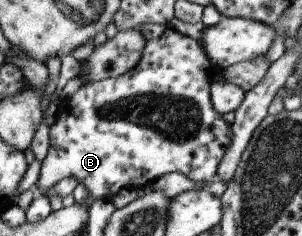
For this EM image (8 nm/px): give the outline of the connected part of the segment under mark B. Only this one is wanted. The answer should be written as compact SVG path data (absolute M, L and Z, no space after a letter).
M151 24L147 27L136 28L136 30L139 30L139 34L145 38L145 46L143 46L141 58L139 58L139 62L135 64L135 68L131 68L129 72L125 72L125 74L121 74L121 76L117 76L117 78L83 83L79 90L68 98L69 106L65 106L65 110L61 112L57 123L50 128L50 147L48 148L48 155L42 164L40 182L36 187L38 193L44 194L46 188L55 186L57 182L61 182L61 180L65 178L75 178L79 183L85 186L87 198L85 198L83 202L90 205L97 202L97 200L111 198L111 194L125 189L125 164L127 164L127 172L129 172L129 186L133 186L133 189L141 188L141 186L145 186L145 184L149 184L149 182L153 182L153 180L157 181L158 177L175 171L181 172L181 174L189 180L206 183L203 188L207 188L211 178L216 174L217 166L219 166L223 154L227 152L227 146L231 144L231 126L222 119L221 114L217 114L217 112L213 110L213 106L211 105L210 86L215 78L214 74L217 72L216 69L211 65L211 62L207 60L205 52L203 52L197 41L193 40L193 38L189 38L189 36L183 36L183 34L175 32L175 30L172 30L167 24Z

